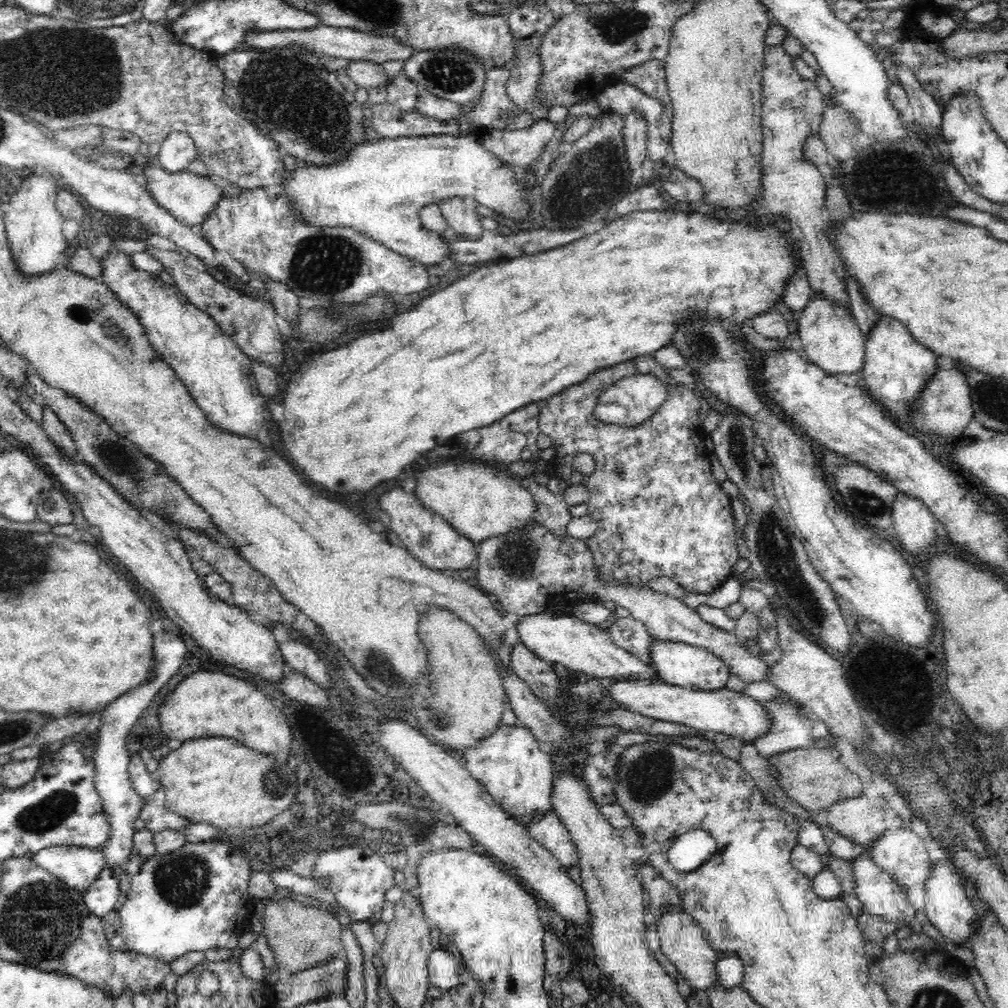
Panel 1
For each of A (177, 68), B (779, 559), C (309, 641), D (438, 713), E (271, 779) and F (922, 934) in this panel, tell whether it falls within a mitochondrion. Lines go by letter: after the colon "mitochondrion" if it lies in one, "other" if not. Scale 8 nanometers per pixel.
A: other
B: mitochondrion
C: other
D: mitochondrion
E: mitochondrion
F: other

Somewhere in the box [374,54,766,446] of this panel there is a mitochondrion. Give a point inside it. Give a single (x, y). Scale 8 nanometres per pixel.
(594, 177)

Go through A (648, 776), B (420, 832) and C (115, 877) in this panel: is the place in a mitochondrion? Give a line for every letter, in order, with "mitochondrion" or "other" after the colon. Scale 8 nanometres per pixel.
A: mitochondrion
B: mitochondrion
C: other

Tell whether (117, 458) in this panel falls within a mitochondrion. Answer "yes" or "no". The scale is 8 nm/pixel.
yes

